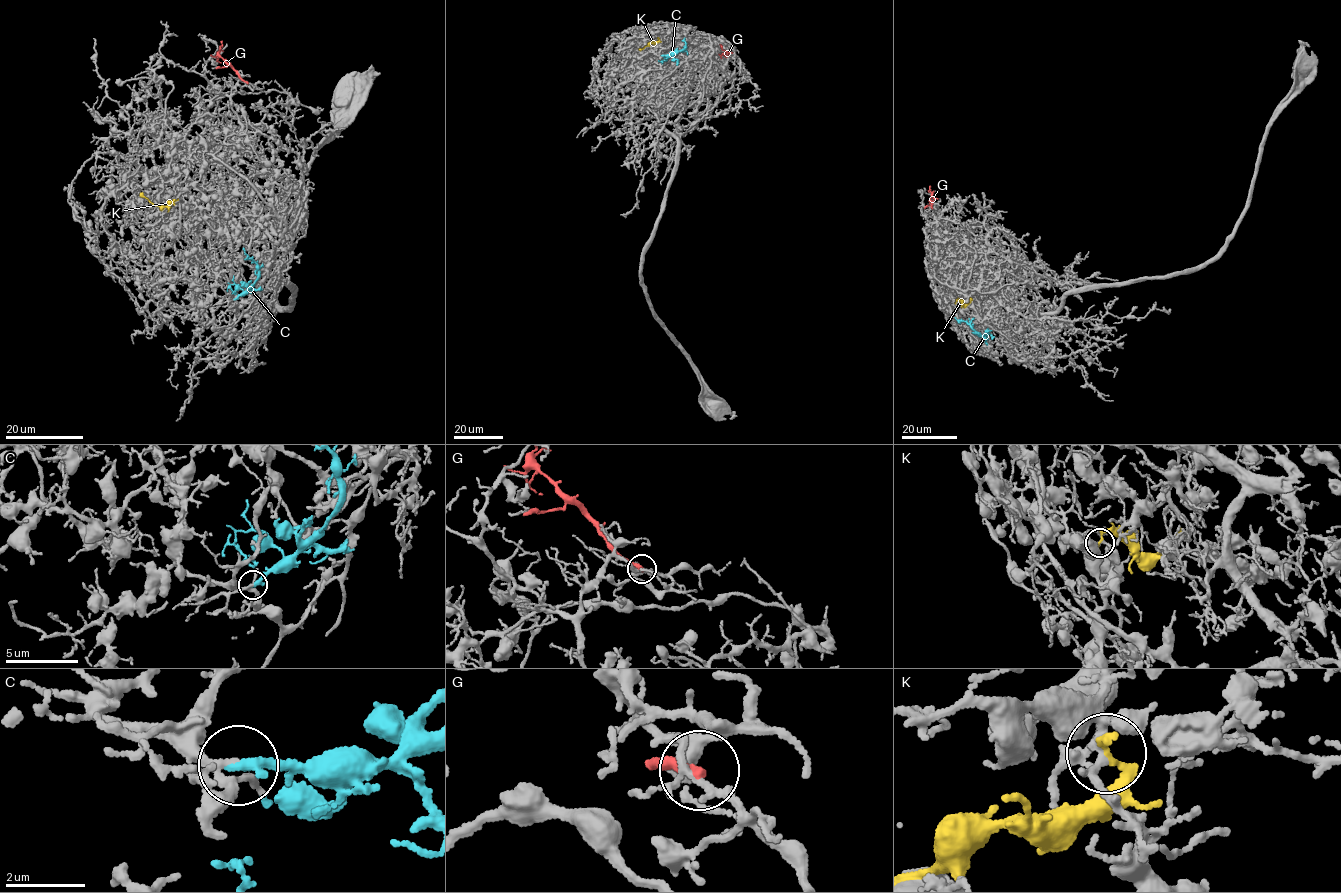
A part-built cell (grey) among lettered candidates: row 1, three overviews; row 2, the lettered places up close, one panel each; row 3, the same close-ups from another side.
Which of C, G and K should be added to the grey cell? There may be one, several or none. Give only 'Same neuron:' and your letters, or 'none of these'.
Same neuron: C

